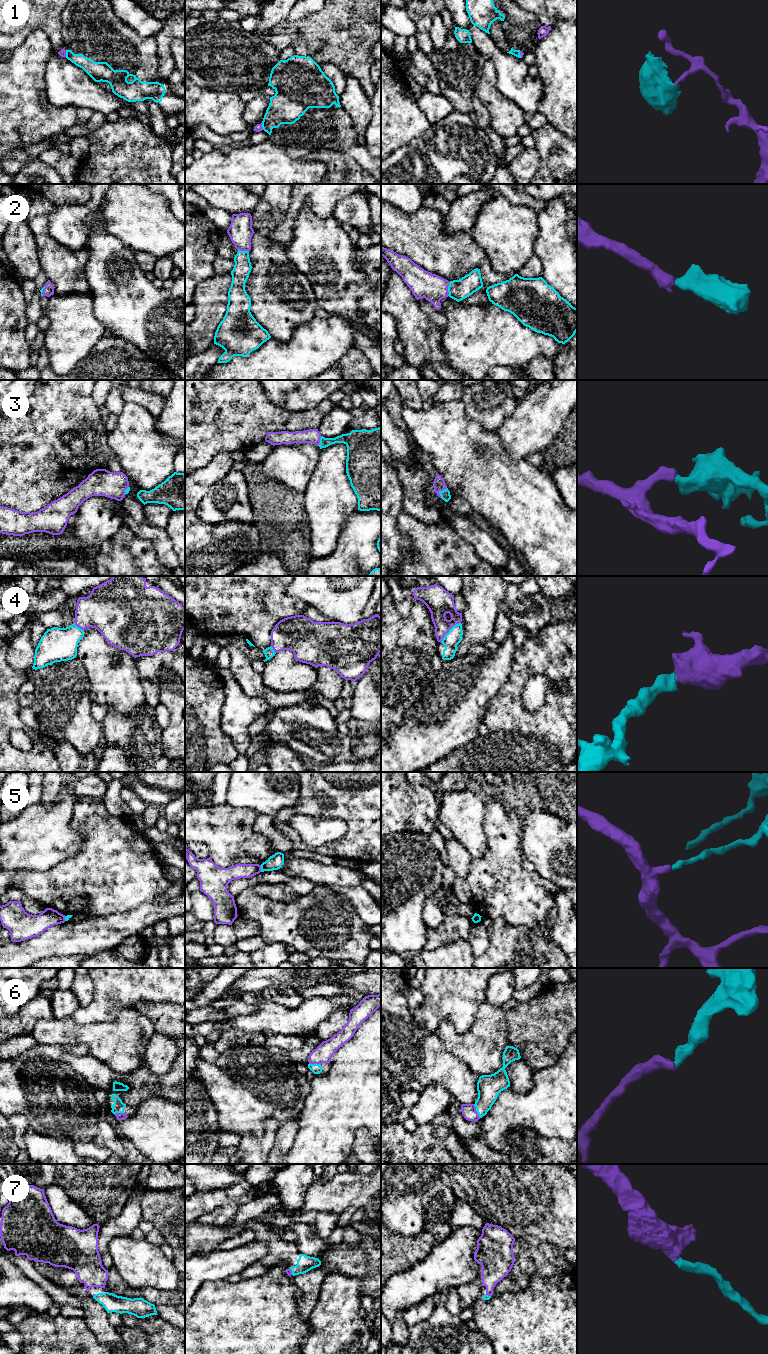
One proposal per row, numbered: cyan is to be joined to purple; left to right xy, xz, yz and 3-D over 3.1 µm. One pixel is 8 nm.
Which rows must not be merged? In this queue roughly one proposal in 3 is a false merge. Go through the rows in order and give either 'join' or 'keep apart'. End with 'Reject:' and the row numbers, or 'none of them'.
1: keep apart
2: join
3: join
4: join
5: keep apart
6: join
7: join
Reject: 1, 5

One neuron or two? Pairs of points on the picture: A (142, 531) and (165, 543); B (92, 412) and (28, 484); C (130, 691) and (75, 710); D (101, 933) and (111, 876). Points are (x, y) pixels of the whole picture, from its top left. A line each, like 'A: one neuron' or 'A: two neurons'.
A: one neuron
B: one neuron
C: two neurons
D: two neurons

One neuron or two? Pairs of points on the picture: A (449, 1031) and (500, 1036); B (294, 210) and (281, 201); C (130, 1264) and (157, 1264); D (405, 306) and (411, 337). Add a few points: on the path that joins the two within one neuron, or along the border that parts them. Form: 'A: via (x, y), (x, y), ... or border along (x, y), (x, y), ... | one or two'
A: via (462, 1039), (487, 1039) | one
B: border along (291, 194), (291, 200), (285, 216), (275, 226) | two
C: via (137, 1264), (150, 1264) | one
D: via (408, 314), (411, 320), (411, 329) | one

